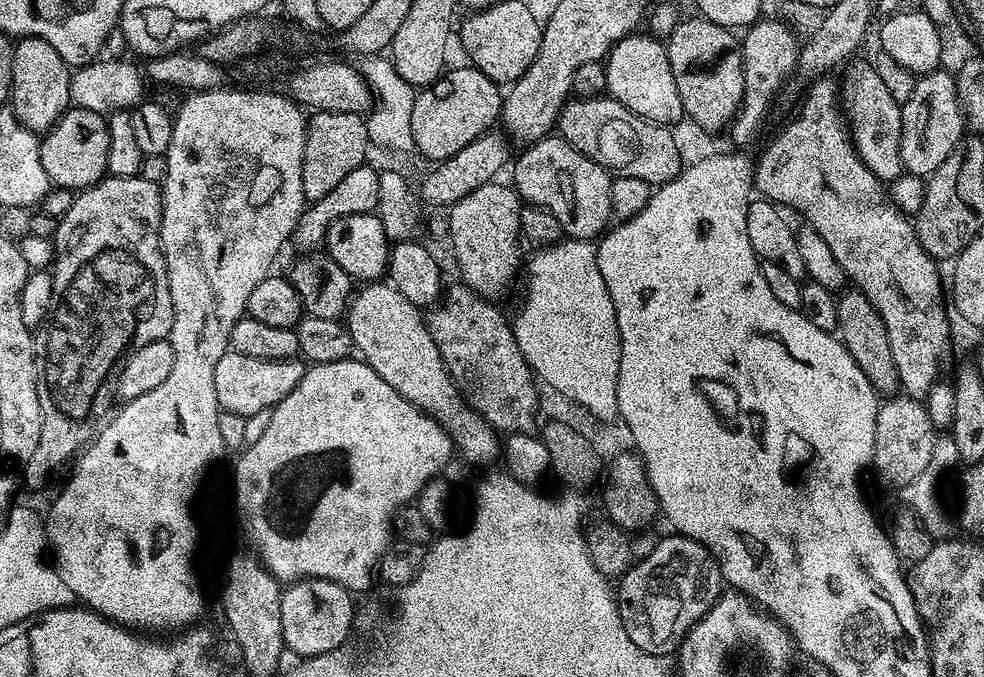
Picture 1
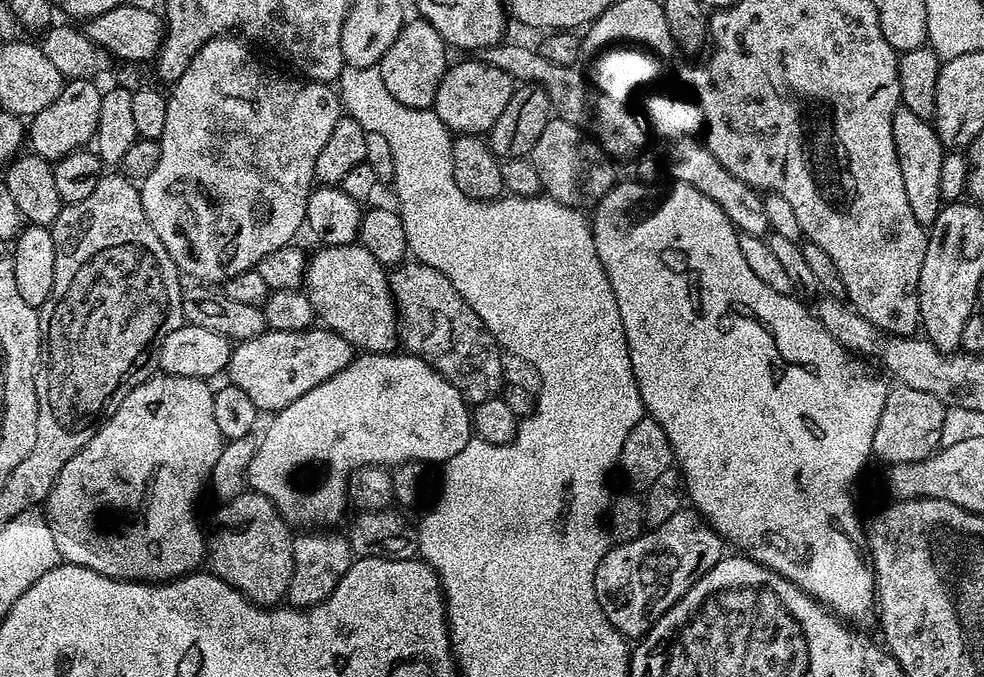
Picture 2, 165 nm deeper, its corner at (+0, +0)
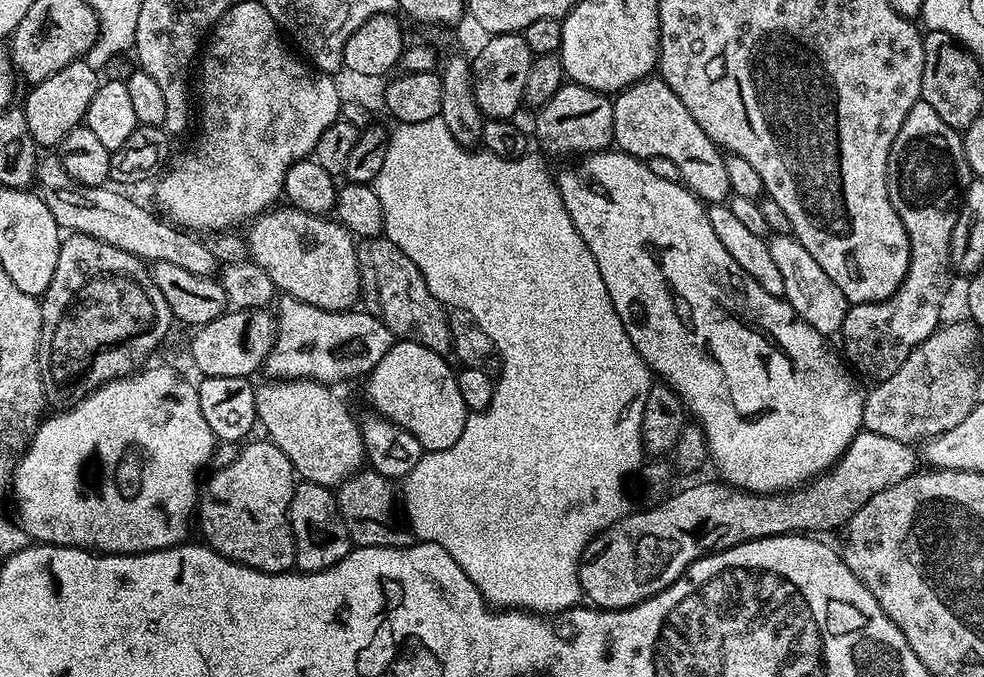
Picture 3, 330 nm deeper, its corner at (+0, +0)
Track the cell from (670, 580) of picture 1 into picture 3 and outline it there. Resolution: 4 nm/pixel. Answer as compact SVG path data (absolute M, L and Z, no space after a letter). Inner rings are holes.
M862 430L852 439L843 456L820 475L812 477L803 486L797 486L787 494L773 492L745 492L742 488L734 488L731 484L692 484L689 488L681 487L669 498L652 507L645 507L642 512L629 511L618 522L614 522L606 530L602 530L588 543L584 556L580 560L580 591L588 596L597 608L629 608L657 596L666 586L684 575L686 569L703 556L711 556L714 552L725 552L747 540L761 540L767 536L783 536L785 534L824 534L835 528L843 529L886 486L894 482L902 482L902 478L911 476L918 468L918 452L911 443L894 438L886 438L882 434L874 434Z

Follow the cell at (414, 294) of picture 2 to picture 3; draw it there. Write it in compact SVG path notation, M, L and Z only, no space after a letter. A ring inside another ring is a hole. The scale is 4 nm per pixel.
M383 234L360 240L356 254L363 307L375 310L393 337L418 342L435 352L444 348L448 342L444 326L446 320L441 316L442 309L436 307L436 301L429 295L422 270L418 270L418 266L414 266L414 262L410 262L410 258L406 258L406 254L402 254L402 250L398 250L398 246Z

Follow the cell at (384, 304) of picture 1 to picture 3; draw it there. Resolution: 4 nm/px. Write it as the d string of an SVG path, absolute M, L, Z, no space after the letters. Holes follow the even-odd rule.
M291 206L280 207L273 207L247 225L246 243L250 259L262 270L266 270L266 274L270 274L270 282L274 282L276 289L283 295L293 296L322 310L349 311L355 305L352 303L360 300L357 241L352 233L347 232L335 219L306 214Z

